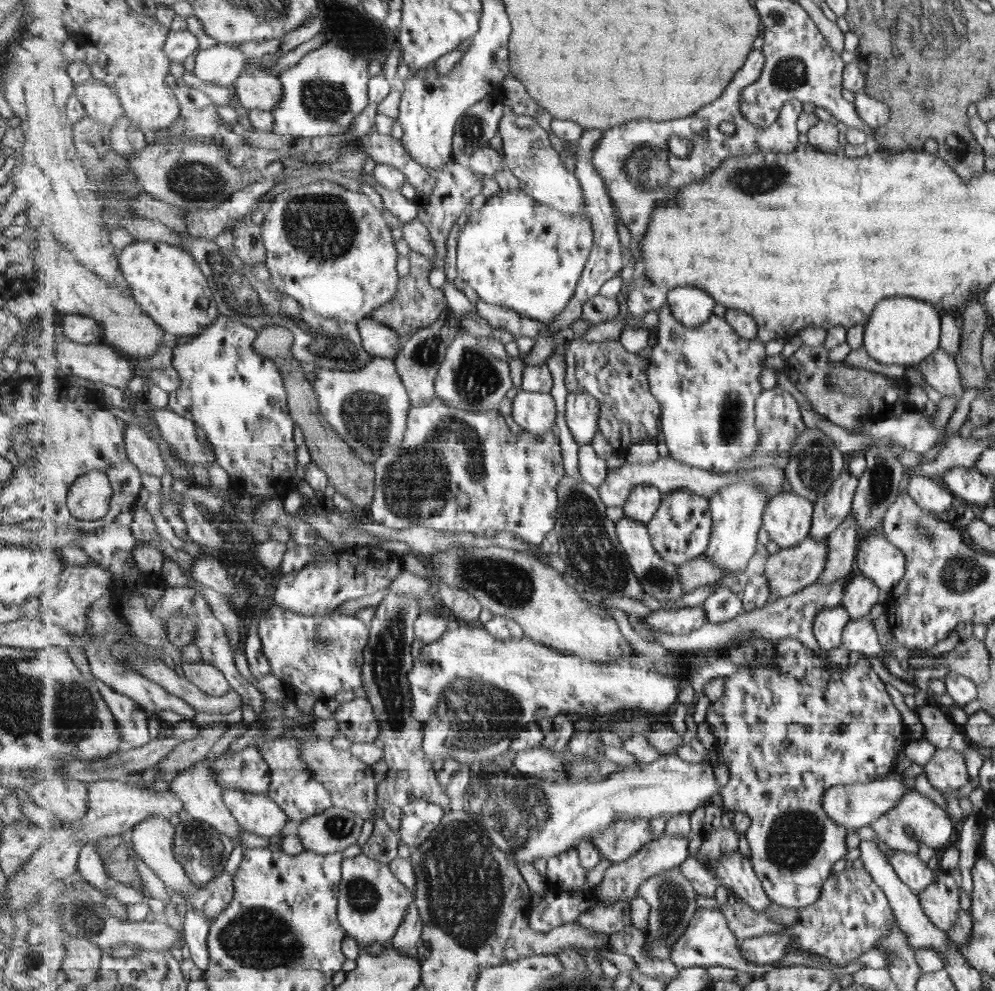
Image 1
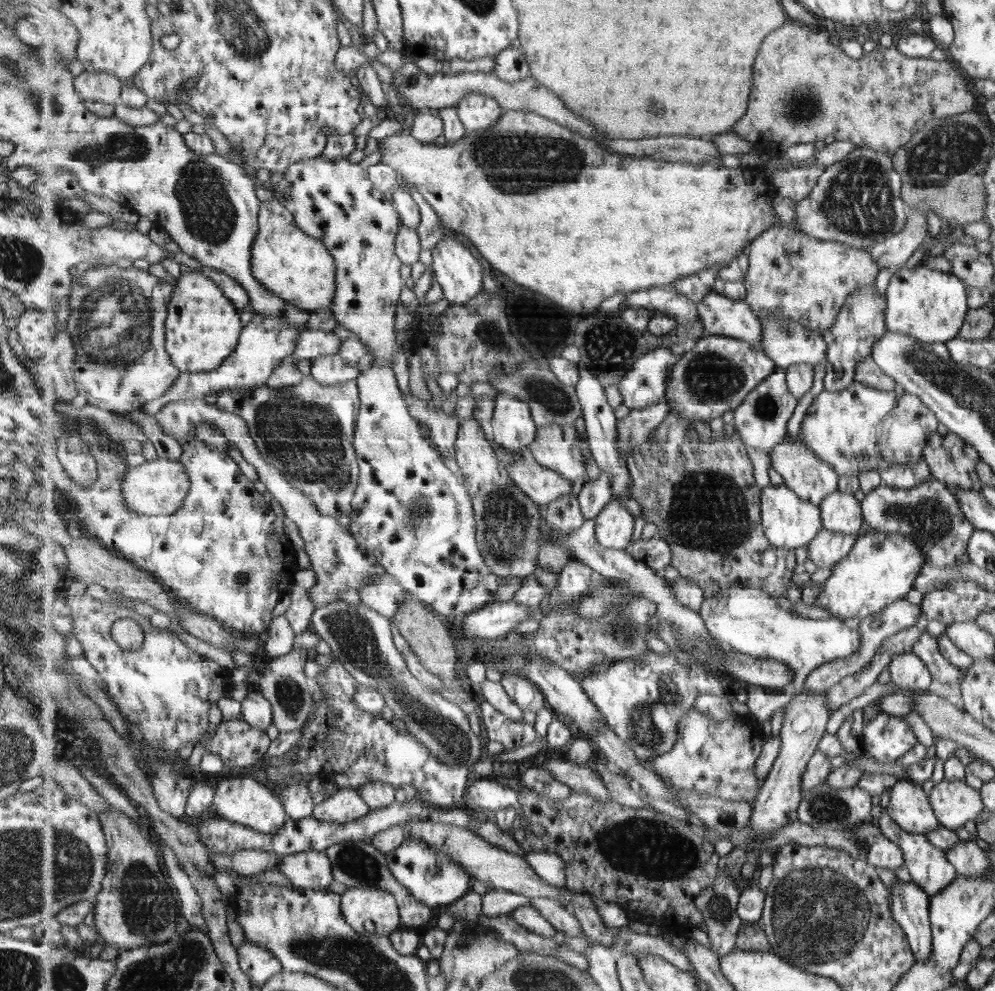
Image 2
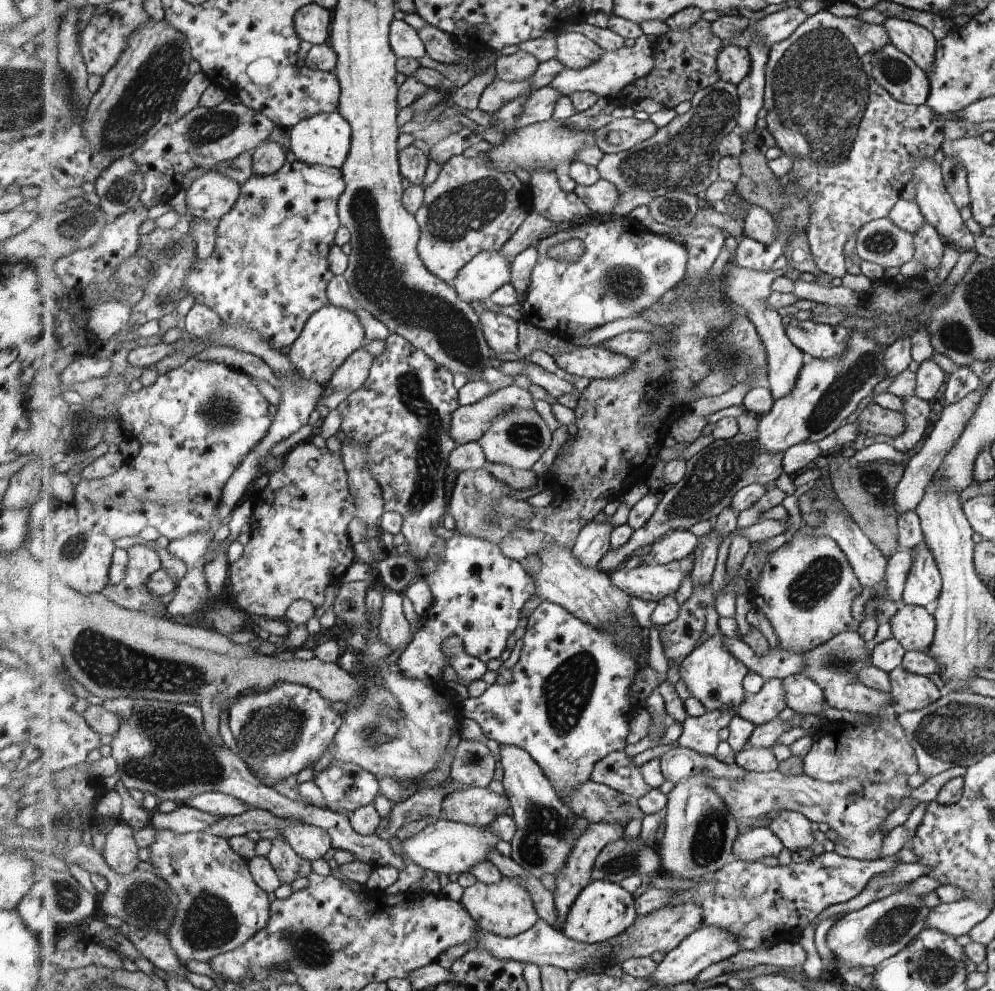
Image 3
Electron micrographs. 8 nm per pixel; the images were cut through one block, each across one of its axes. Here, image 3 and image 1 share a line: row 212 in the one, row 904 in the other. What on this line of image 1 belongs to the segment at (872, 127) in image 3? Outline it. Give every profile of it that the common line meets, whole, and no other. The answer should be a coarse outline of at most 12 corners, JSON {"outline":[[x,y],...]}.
{"outline":[[864,868],[833,873],[785,933],[739,941],[753,964],[789,950],[843,967],[893,914]]}

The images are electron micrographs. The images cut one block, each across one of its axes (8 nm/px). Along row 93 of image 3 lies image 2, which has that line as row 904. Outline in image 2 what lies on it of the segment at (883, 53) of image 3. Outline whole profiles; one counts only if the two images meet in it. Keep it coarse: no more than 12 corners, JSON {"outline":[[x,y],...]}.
{"outline":[[910,881],[888,887],[891,918],[917,961],[931,957],[929,901]]}

